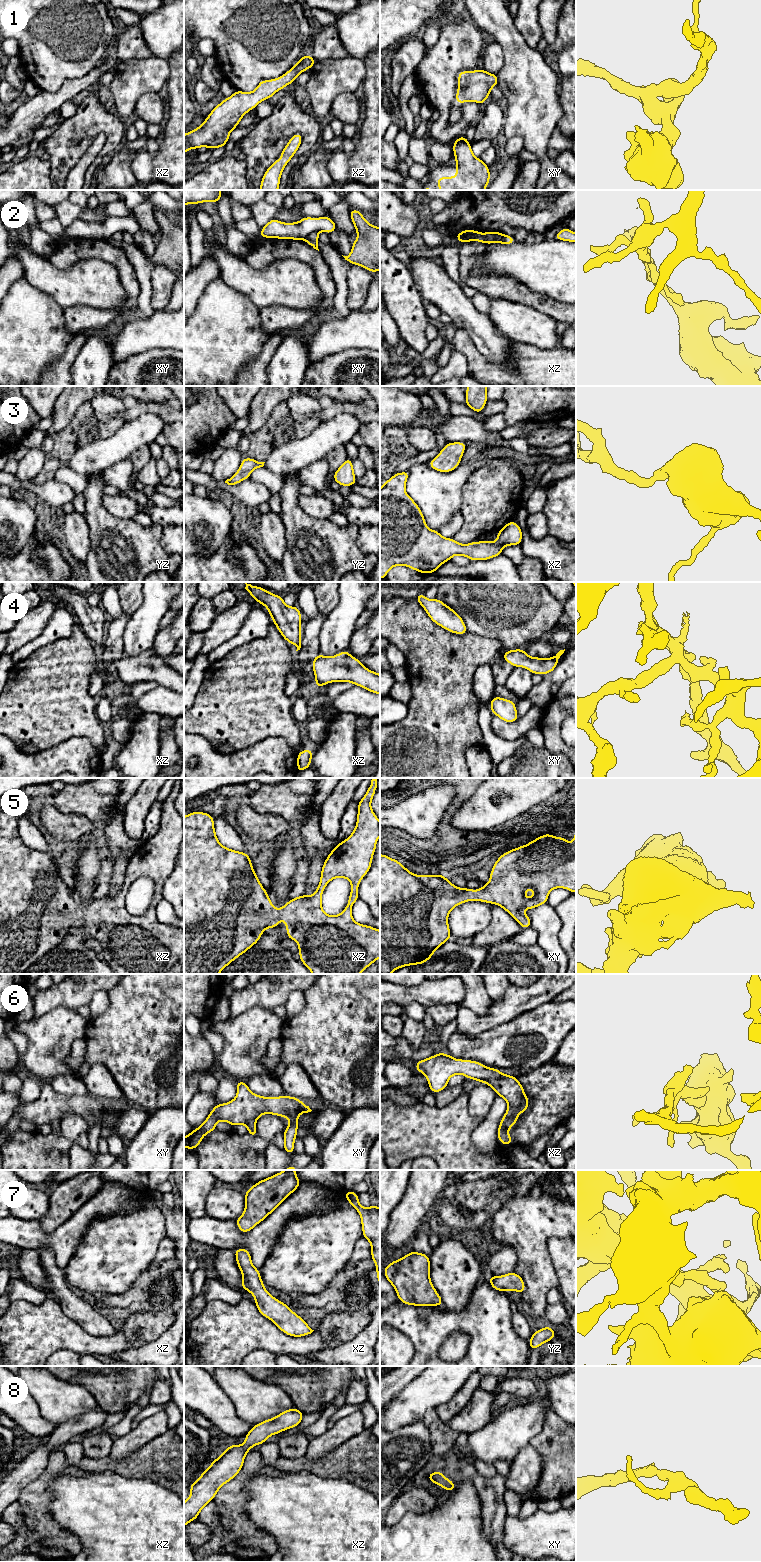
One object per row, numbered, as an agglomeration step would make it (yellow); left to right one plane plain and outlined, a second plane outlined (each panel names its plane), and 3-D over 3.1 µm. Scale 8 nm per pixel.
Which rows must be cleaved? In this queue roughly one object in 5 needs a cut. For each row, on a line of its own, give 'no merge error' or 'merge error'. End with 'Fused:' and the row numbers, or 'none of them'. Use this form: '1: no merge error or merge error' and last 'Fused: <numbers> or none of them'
1: no merge error
2: merge error
3: no merge error
4: no merge error
5: no merge error
6: no merge error
7: no merge error
8: no merge error
Fused: 2

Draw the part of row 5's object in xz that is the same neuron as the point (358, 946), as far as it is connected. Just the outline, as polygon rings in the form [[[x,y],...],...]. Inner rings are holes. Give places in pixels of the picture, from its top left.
[[[377,778],[371,780],[366,794],[358,802],[354,831],[343,842],[338,843],[327,856],[315,893],[310,896],[302,894],[291,899],[279,910],[273,906],[269,894],[260,883],[251,866],[253,861],[247,852],[226,848],[218,841],[212,815],[193,811],[184,816],[184,974],[219,974],[231,962],[254,946],[265,929],[276,928],[281,919],[286,923],[287,938],[297,942],[300,961],[312,974],[360,974],[379,959],[380,930],[357,923],[352,917],[352,906],[359,900],[359,884],[371,868],[380,836],[380,821],[371,808],[376,788]],[[337,877],[350,881],[351,892],[344,910],[336,916],[330,916],[323,911],[321,898],[327,884]]]

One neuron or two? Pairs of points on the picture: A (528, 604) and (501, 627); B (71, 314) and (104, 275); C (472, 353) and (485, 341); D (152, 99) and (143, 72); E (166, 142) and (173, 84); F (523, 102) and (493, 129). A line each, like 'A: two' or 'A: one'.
A: one
B: two
C: two
D: two
E: one
F: two

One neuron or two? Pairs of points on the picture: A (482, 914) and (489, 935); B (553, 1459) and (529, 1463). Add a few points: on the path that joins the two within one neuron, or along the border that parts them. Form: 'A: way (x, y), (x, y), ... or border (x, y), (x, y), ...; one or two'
A: border (491, 904), (490, 922), (473, 937); two
B: border (529, 1443), (542, 1458), (542, 1473), (537, 1484); two

